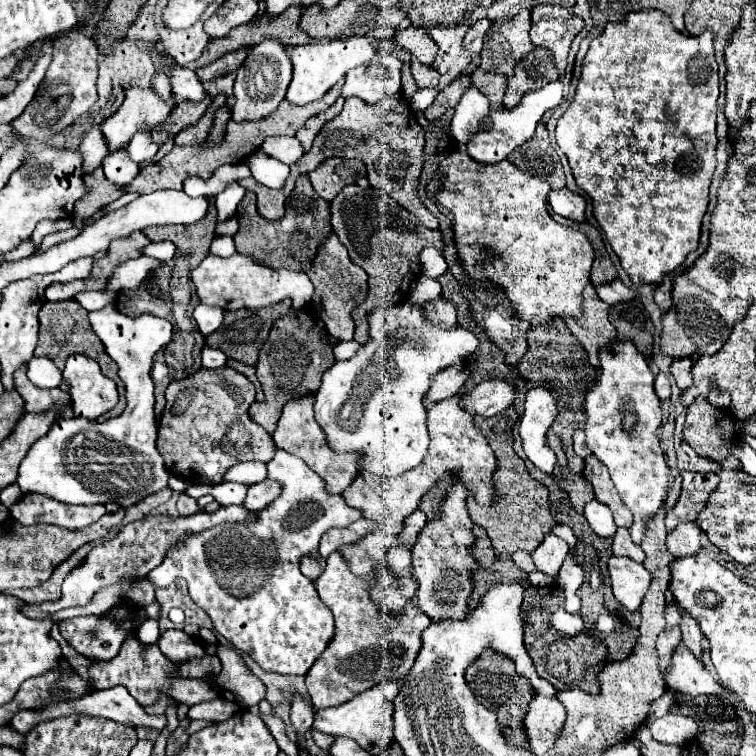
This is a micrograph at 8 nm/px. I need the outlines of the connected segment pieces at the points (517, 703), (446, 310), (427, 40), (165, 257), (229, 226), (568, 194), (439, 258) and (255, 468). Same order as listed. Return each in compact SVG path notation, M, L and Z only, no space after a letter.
M485 649L481 653L481 657L477 657L477 661L473 661L467 667L465 679L467 679L469 687L479 687L477 701L497 713L499 723L501 723L503 733L509 739L509 743L513 743L517 747L525 747L529 743L529 735L523 729L523 719L529 709L529 701L533 699L533 685L525 677L517 675L513 661L493 649Z
M441 295L437 301L431 301L427 307L427 315L429 319L445 329L451 329L457 325L457 309L451 301L445 301L445 297Z
M407 27L407 29L399 29L397 31L397 43L405 49L409 49L409 53L413 57L417 57L423 65L431 65L435 61L437 55L437 45L435 41L429 37L429 33L421 27Z
M161 241L161 243L151 243L143 255L155 257L159 261L171 261L171 257L175 255L175 245L171 245L169 241Z
M229 217L229 219L221 221L221 223L217 223L215 233L217 233L217 235L235 235L235 233L237 233L237 229L239 229L237 219L235 219L235 217Z
M565 187L559 191L551 191L547 201L557 215L571 221L585 221L585 199L579 193L573 193Z
M425 247L421 251L421 265L423 265L423 275L427 277L441 277L447 271L447 263L437 247Z
M247 461L247 463L239 463L235 467L231 467L225 475L223 481L235 481L235 483L259 483L267 477L267 465L259 463L259 461Z

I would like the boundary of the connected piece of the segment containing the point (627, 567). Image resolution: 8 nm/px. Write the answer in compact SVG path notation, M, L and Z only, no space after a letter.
M609 557L607 569L611 571L611 587L615 599L629 611L639 609L651 585L649 571L627 557Z

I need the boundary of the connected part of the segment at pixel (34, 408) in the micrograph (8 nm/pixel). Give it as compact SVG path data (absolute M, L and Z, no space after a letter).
M21 365L17 369L17 381L15 381L15 391L23 397L25 401L25 411L31 413L41 413L51 409L53 405L61 405L61 413L65 407L71 407L71 397L59 389L41 389L33 385L27 379L27 365Z

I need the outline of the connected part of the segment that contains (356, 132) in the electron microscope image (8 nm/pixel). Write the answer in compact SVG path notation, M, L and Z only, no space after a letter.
M349 97L343 105L343 111L335 119L325 123L323 129L317 133L313 147L299 161L291 165L291 173L281 189L269 189L257 183L253 177L247 177L245 181L241 181L241 185L249 191L255 191L255 195L259 195L259 213L265 219L281 219L285 213L285 199L293 191L299 173L313 171L319 163L323 163L323 159L329 157L361 159L367 165L367 177L371 185L375 185L379 191L387 193L399 205L415 213L427 229L439 229L437 217L425 209L425 205L417 195L419 173L423 169L423 143L425 143L423 127L417 123L417 117L411 111L407 99L385 97L375 105L367 105L363 99Z

